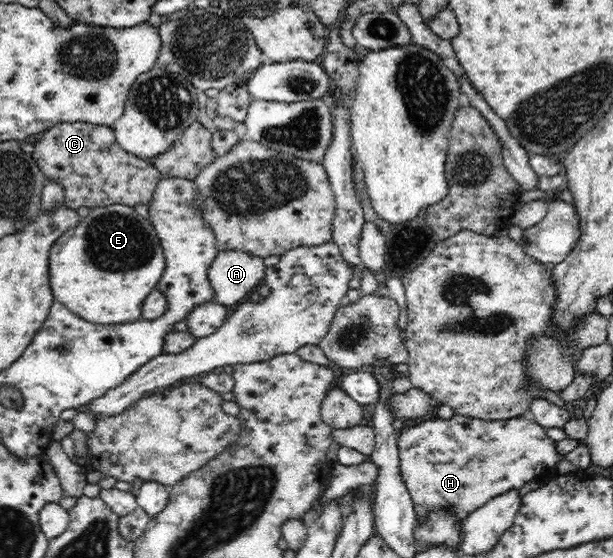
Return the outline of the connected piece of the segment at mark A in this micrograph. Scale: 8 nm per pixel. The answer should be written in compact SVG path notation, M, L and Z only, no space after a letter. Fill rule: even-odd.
M240 250L219 251L208 268L214 301L232 310L265 280L264 259Z

